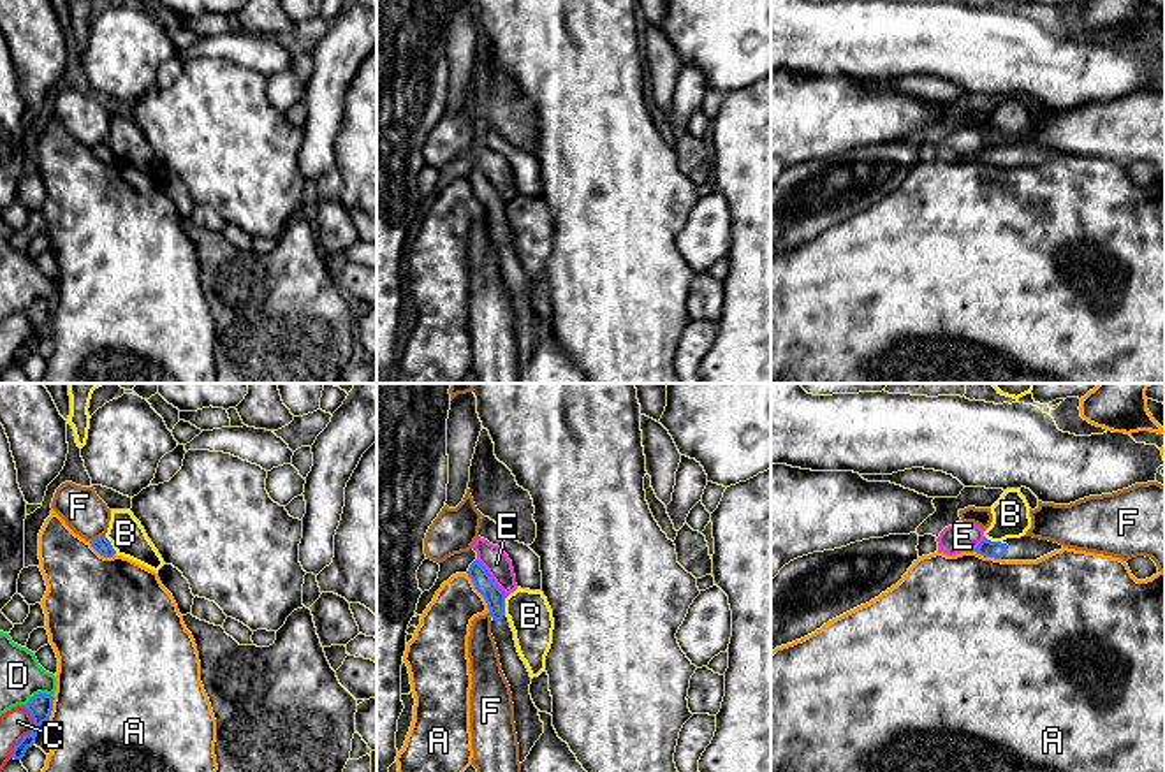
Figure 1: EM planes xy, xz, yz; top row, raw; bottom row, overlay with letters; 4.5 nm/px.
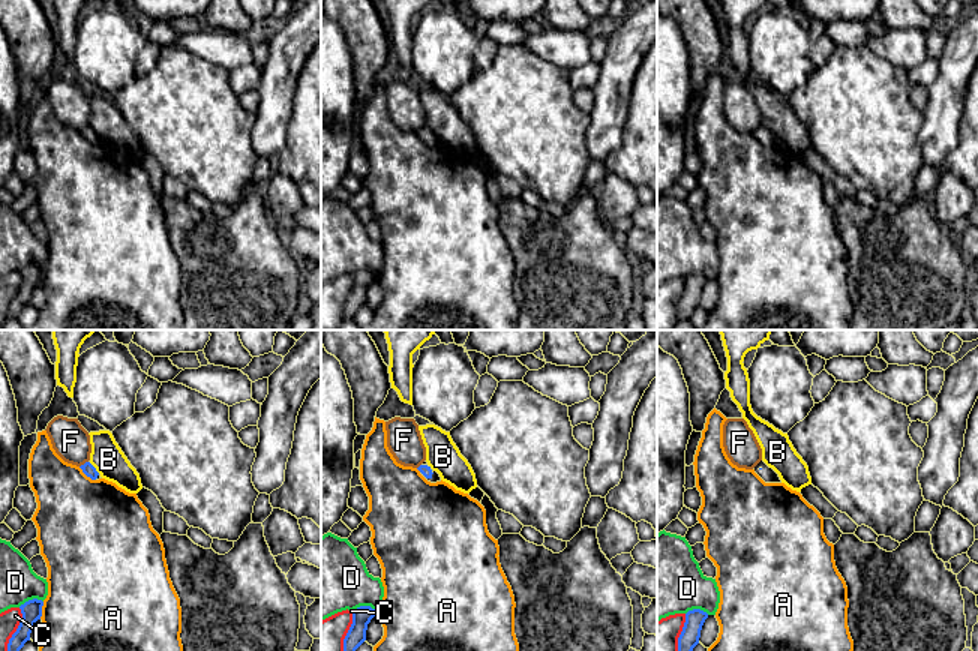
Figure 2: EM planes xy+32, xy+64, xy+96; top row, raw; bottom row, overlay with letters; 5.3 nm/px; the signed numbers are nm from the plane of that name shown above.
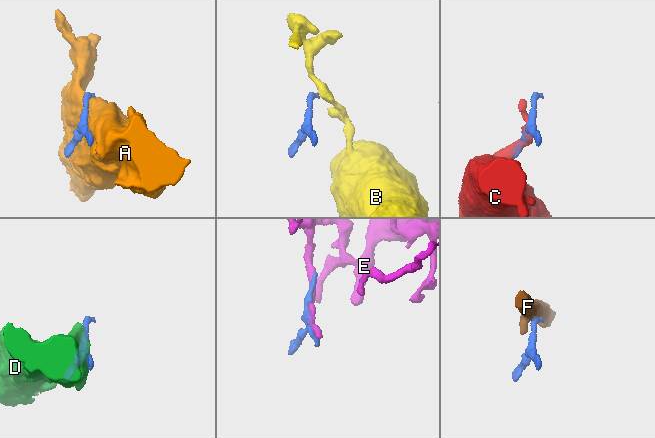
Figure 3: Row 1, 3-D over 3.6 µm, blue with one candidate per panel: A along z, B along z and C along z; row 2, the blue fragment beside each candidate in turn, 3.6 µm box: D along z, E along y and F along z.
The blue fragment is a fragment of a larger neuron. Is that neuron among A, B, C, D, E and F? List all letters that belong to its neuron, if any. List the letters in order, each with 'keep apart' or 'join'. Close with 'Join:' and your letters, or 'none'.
A: keep apart
B: keep apart
C: keep apart
D: keep apart
E: keep apart
F: keep apart
Join: none

